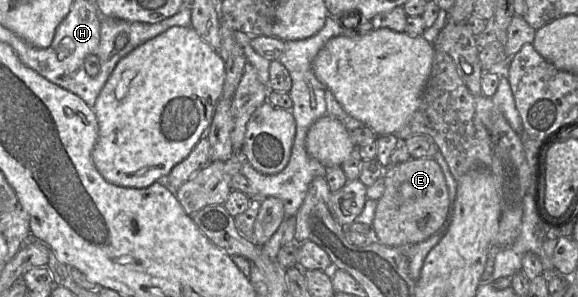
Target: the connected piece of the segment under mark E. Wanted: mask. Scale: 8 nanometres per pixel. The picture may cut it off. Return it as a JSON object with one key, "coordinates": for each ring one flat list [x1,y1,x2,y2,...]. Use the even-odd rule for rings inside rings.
{"coordinates":[[411,158,407,162,388,166,383,173,385,189,377,201,372,223,373,238,387,246,399,247,422,242,437,232,446,221,449,209,449,194,440,166,433,158]]}

